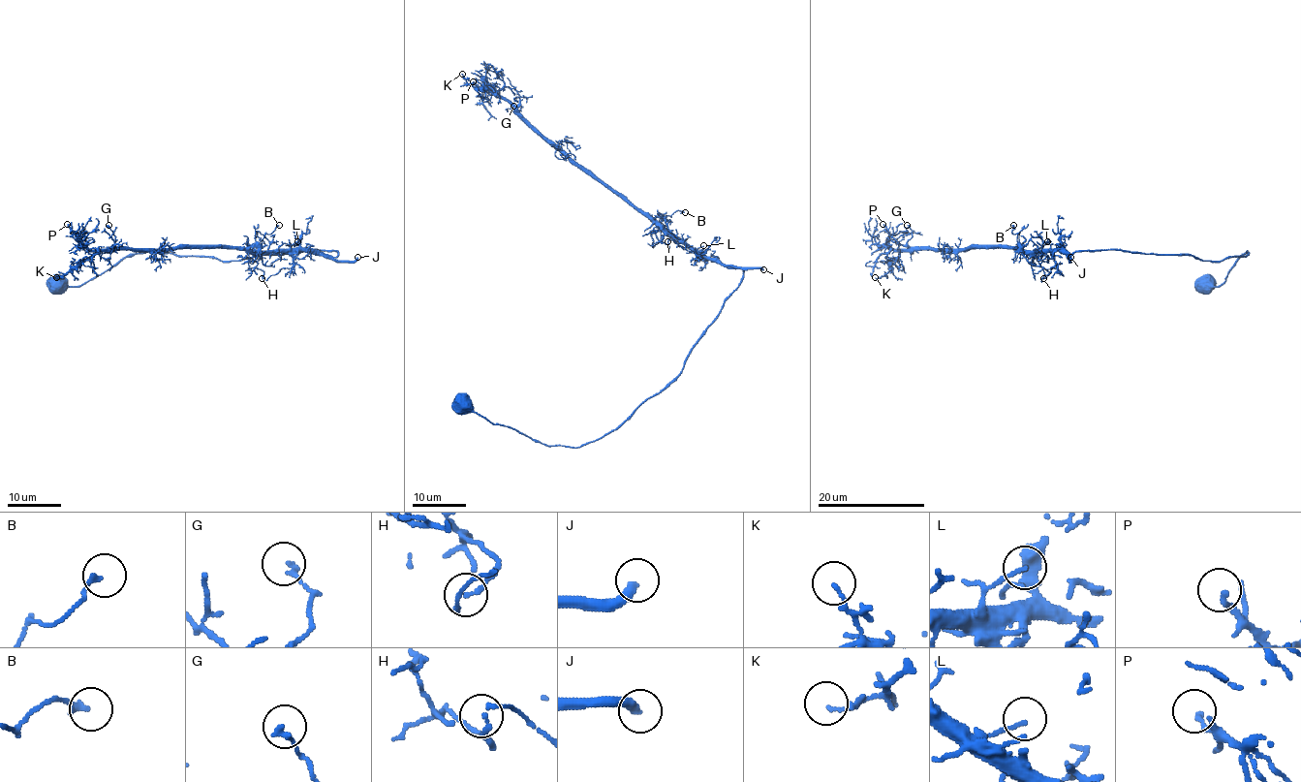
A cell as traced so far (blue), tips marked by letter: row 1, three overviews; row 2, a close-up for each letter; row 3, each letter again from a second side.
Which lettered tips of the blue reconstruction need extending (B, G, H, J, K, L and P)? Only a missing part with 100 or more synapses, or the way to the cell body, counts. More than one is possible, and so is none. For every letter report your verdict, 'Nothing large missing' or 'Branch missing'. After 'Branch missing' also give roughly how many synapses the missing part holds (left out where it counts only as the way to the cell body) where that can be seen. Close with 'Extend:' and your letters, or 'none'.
B: Nothing large missing
G: Nothing large missing
H: Nothing large missing
J: Branch missing. Roughly 140 synapses
K: Nothing large missing
L: Nothing large missing
P: Nothing large missing
Extend: J

